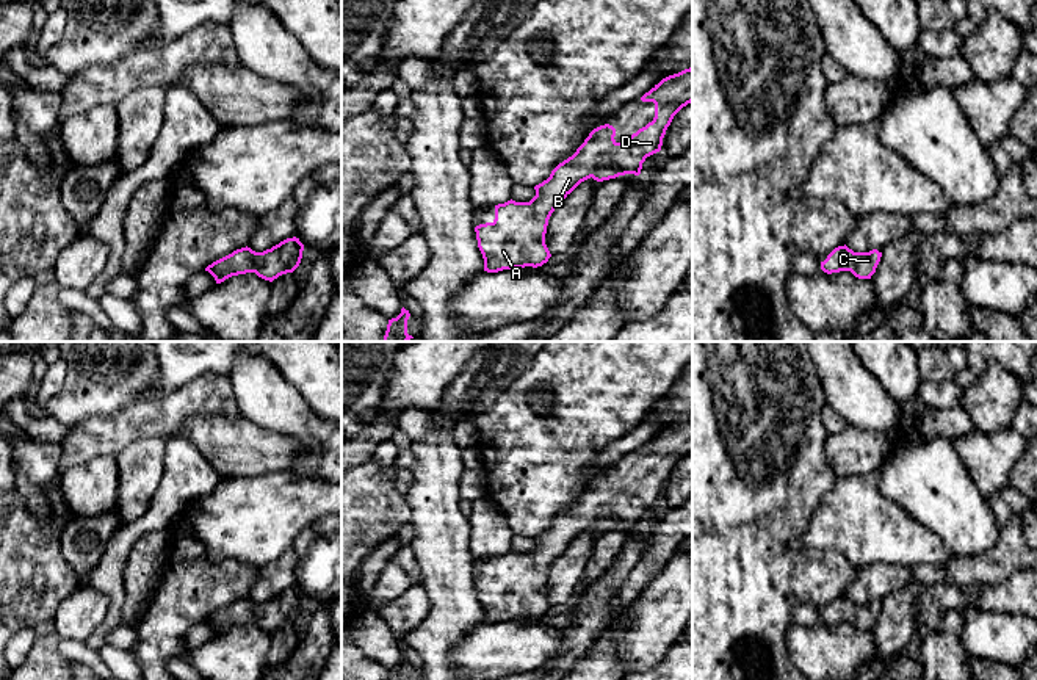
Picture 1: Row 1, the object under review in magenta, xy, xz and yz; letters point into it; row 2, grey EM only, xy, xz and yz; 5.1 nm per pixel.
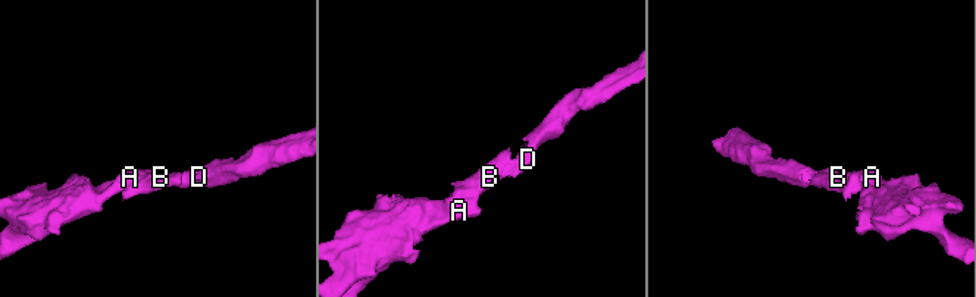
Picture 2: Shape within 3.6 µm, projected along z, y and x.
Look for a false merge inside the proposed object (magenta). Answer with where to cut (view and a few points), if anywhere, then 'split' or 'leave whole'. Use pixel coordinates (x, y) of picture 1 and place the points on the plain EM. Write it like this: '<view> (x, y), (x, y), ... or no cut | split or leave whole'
no cut | leave whole

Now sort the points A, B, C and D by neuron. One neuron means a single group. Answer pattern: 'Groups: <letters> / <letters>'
Groups: A B C D

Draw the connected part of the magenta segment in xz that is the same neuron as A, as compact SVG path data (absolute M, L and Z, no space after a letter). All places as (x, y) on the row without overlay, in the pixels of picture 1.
M692 418L685 420L678 425L669 426L663 429L658 436L655 436L649 443L641 448L642 453L653 453L655 454L655 468L645 478L639 479L630 489L622 494L614 490L616 479L609 475L600 476L594 479L584 494L576 500L576 503L559 514L550 525L547 531L536 536L536 547L529 553L515 553L508 552L504 555L495 556L495 570L492 573L479 575L475 578L478 599L484 609L484 622L487 624L498 624L503 620L514 620L514 619L525 619L525 617L542 617L551 608L547 595L545 595L545 584L547 577L551 564L555 559L584 531L594 530L597 533L616 530L625 525L639 526L642 520L642 514L647 508L661 501L663 489L666 486L667 478L670 476L674 467L688 454L692 453Z

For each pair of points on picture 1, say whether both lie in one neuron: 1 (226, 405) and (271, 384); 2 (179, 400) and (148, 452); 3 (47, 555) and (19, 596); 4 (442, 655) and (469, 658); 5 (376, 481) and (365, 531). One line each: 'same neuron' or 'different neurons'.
1: different neurons
2: different neurons
3: same neuron
4: different neurons
5: same neuron

